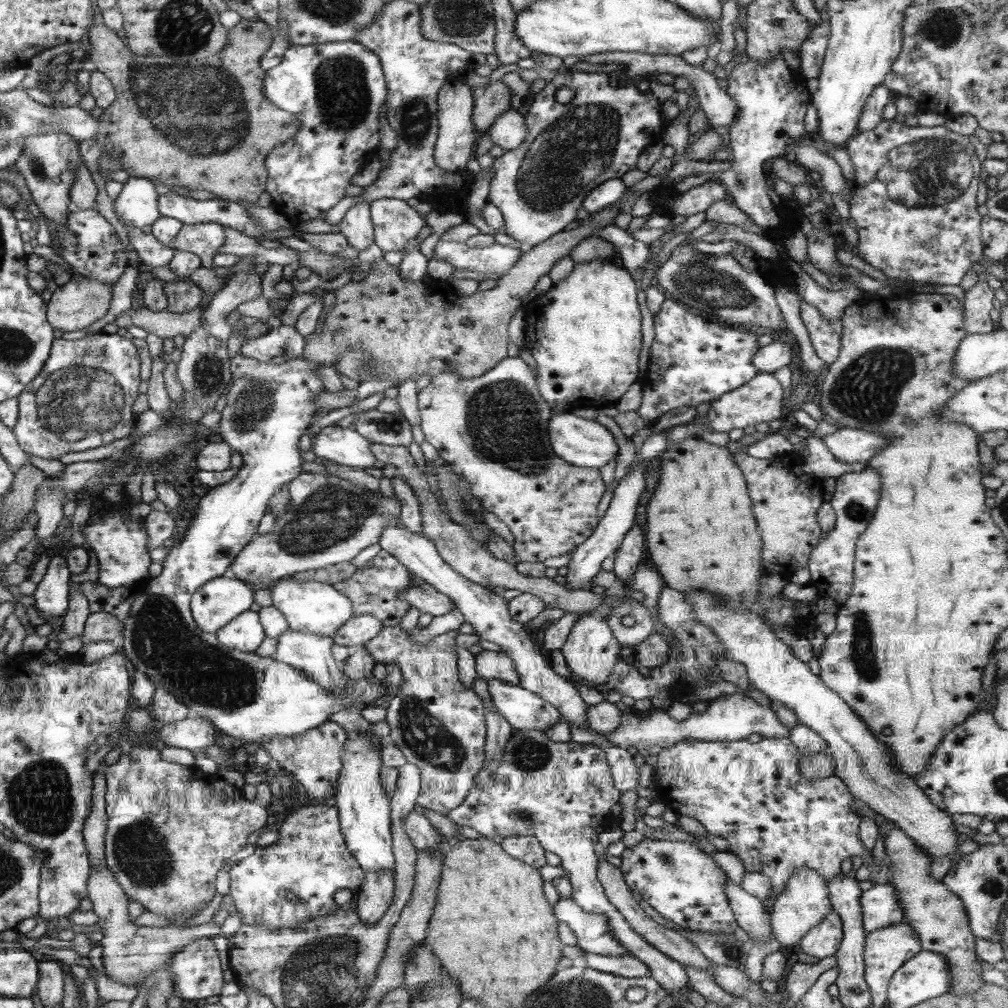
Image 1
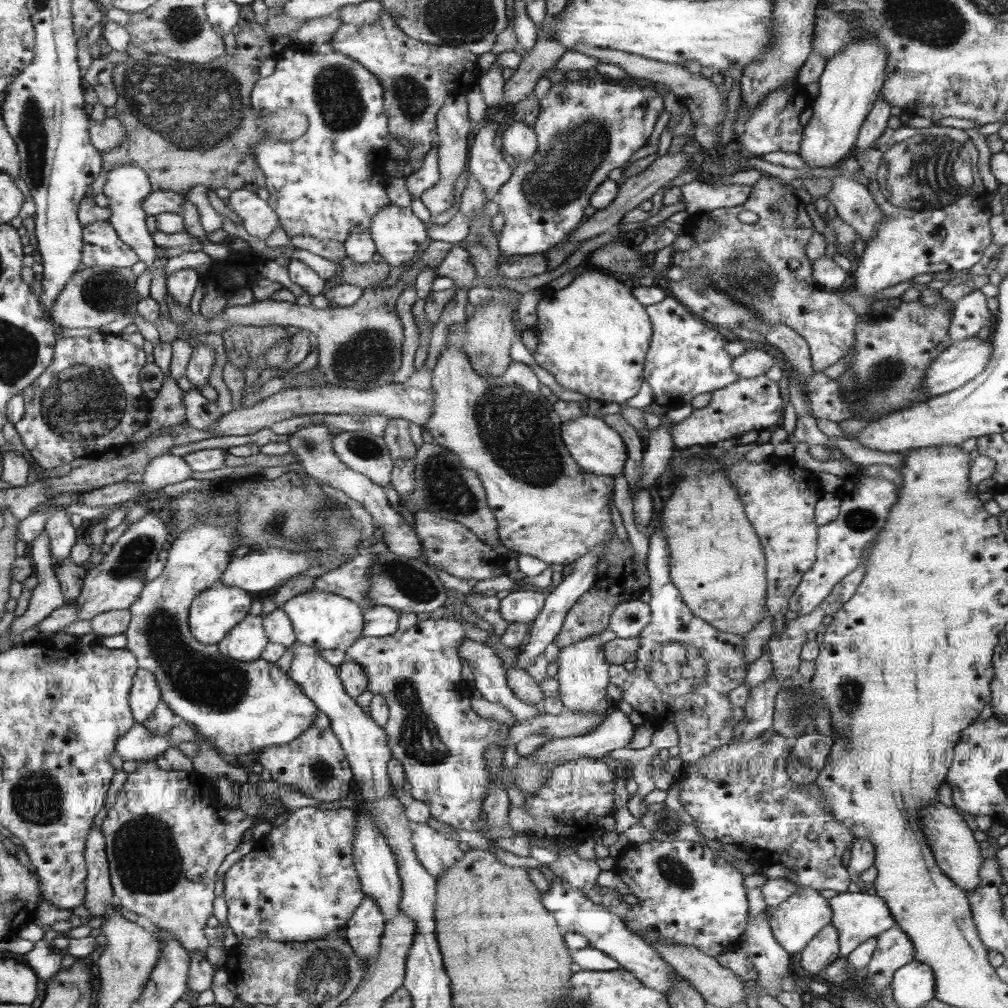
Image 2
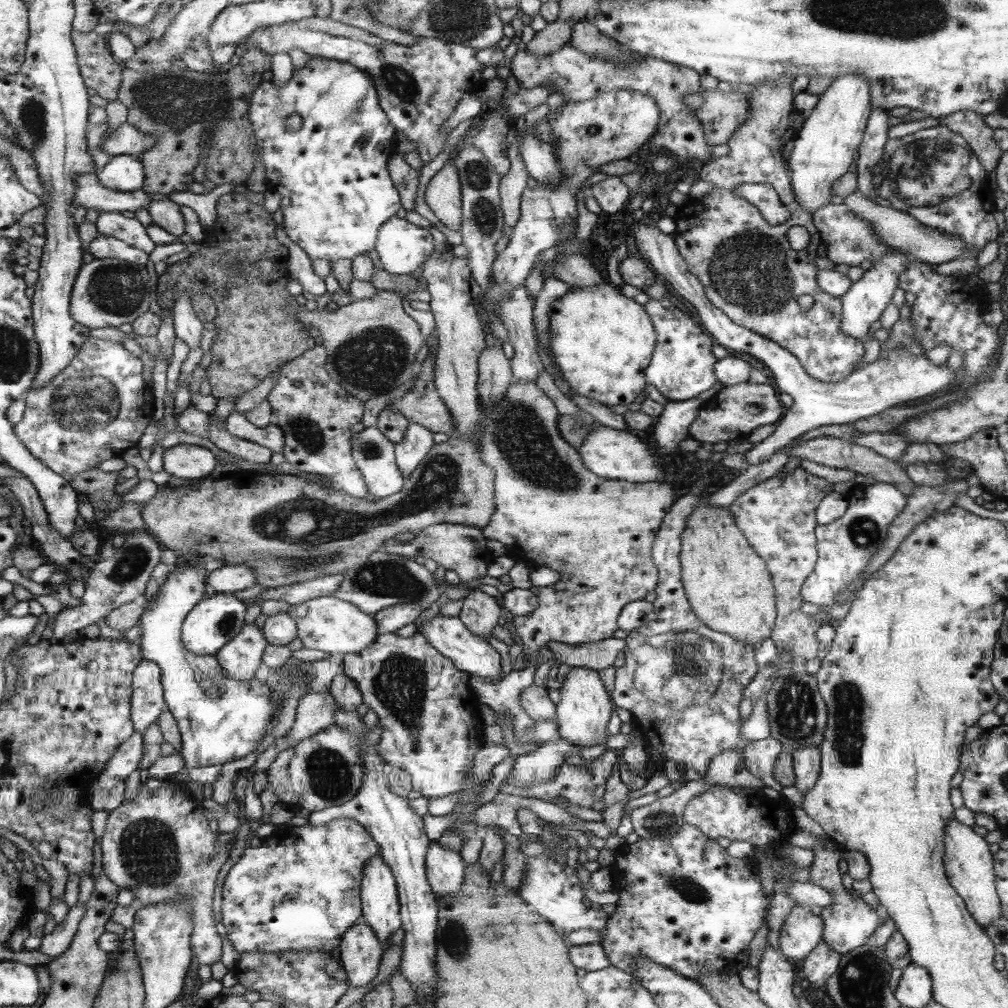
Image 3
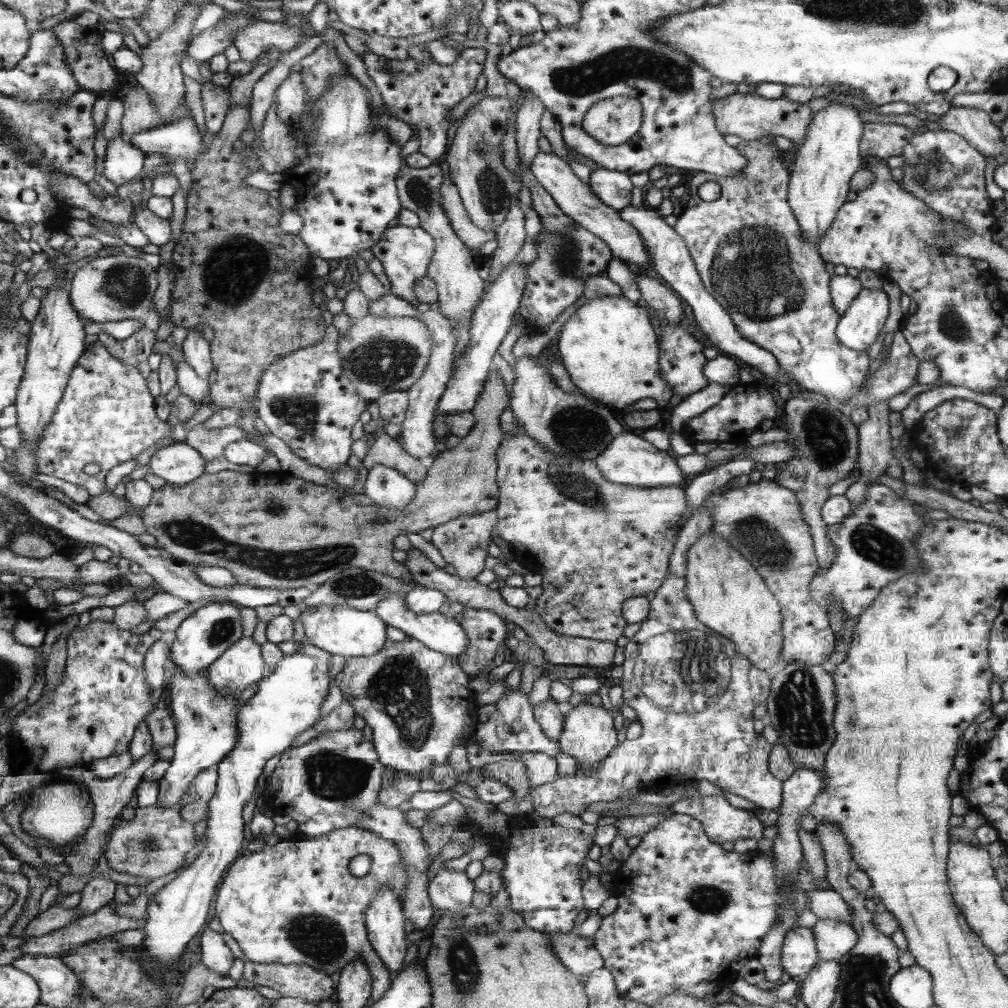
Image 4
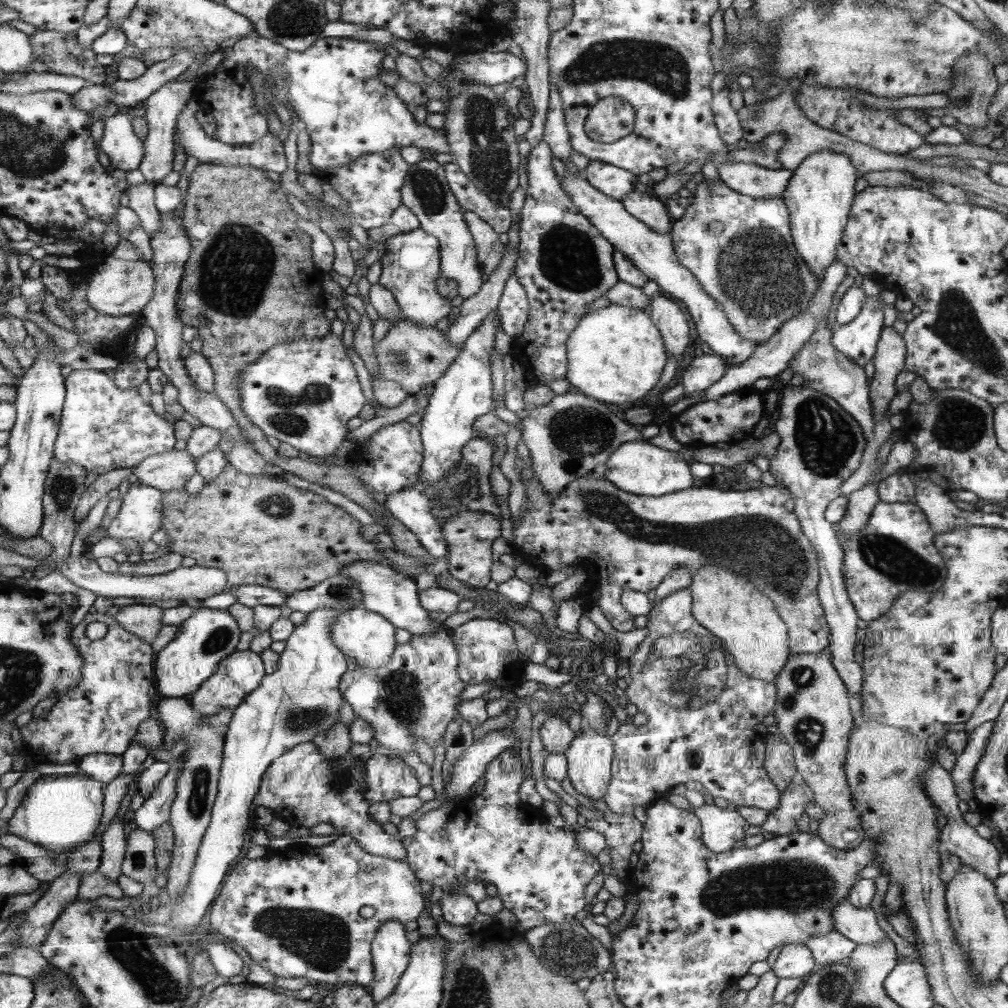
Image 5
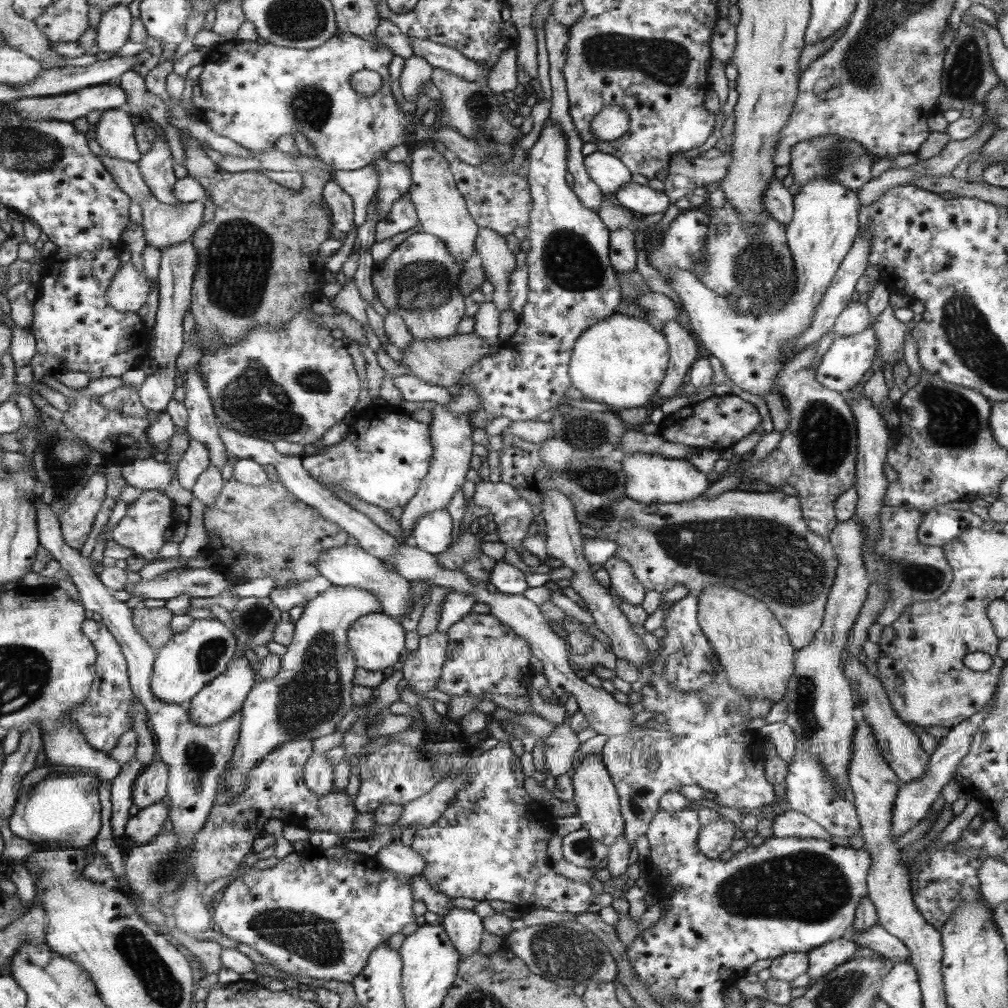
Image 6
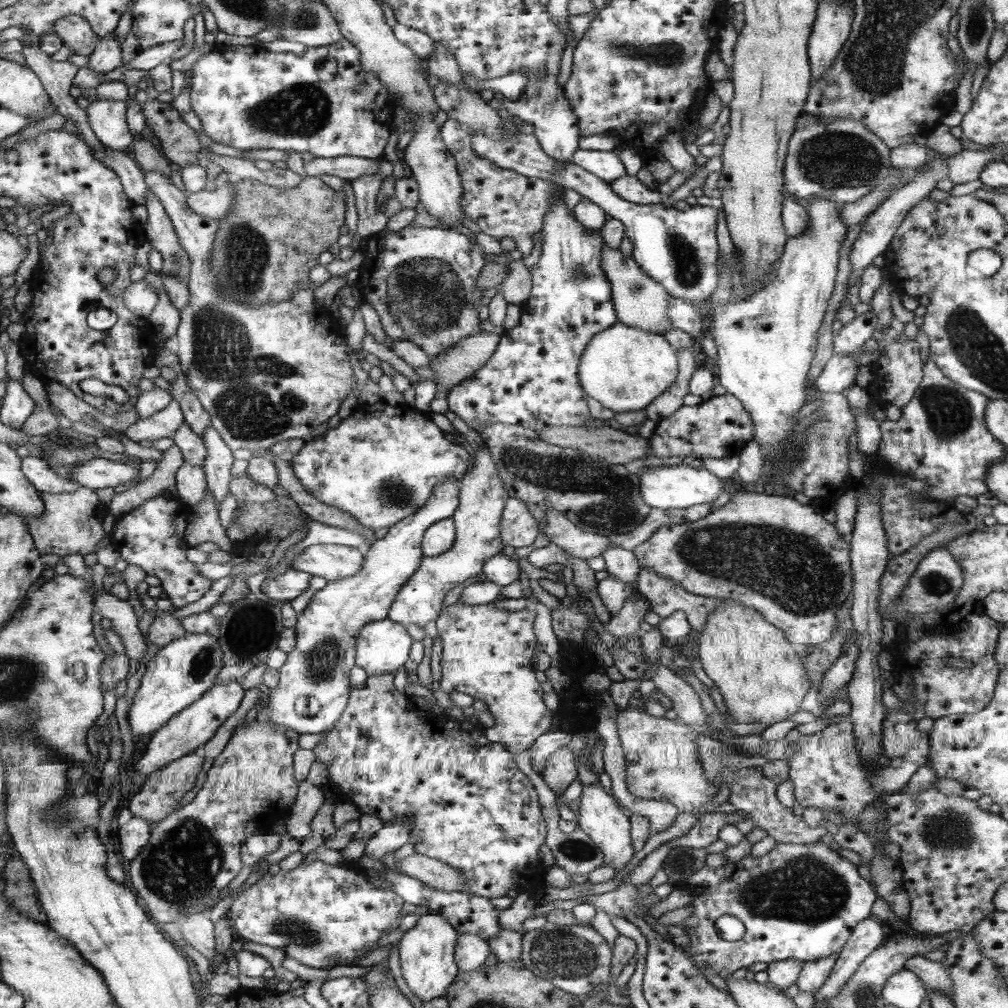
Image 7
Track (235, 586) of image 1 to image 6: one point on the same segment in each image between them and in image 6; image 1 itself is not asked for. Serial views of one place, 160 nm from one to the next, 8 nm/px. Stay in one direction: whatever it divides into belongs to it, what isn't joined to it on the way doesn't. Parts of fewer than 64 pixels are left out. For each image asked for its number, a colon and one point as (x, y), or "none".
2: (215, 612)
3: (214, 621)
4: (202, 638)
5: (208, 636)
6: (189, 662)

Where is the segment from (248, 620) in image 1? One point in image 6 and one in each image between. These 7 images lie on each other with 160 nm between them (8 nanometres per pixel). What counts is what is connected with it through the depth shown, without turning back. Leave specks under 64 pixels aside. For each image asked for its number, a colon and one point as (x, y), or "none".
2: (247, 641)
3: (240, 658)
4: (242, 665)
5: (239, 675)
6: (226, 694)

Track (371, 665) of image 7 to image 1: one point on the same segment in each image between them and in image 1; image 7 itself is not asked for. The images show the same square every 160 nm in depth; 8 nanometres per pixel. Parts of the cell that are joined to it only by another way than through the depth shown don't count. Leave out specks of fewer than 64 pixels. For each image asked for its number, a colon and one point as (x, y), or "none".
1: (309, 606)
2: (324, 620)
3: (328, 623)
4: (349, 632)
5: (368, 639)
6: (377, 641)

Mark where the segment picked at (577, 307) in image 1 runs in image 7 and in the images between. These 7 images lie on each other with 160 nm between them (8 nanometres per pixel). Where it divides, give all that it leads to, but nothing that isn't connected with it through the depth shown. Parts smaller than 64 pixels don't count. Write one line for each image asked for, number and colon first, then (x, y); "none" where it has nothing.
2: (593, 335)
3: (602, 341)
4: (608, 346)
5: (616, 354)
6: (621, 360)
7: (624, 368)

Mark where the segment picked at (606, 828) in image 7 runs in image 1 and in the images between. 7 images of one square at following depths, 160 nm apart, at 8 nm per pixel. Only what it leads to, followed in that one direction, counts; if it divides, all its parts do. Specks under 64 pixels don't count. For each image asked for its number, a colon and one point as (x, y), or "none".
1: (591, 650)
2: (582, 674)
3: (582, 715)
4: (588, 735)
5: (589, 756)
6: (598, 805)

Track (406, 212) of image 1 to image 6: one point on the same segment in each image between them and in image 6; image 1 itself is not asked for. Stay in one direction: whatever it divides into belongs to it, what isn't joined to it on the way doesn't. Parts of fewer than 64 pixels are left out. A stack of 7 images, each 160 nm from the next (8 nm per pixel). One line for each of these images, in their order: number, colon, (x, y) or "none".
2: (397, 232)
3: (403, 247)
4: (405, 252)
5: (411, 268)
6: (419, 280)

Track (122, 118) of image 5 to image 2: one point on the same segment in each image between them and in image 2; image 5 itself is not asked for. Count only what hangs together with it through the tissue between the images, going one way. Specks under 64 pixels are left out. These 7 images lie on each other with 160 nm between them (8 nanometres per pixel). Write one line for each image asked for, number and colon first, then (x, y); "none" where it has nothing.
2: (126, 187)
3: (123, 173)
4: (123, 161)

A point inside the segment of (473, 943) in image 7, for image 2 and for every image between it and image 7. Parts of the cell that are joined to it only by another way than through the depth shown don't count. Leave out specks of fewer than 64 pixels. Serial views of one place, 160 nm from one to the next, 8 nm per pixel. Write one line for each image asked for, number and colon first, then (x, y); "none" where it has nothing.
2: (438, 853)
3: (446, 869)
4: (452, 890)
5: (458, 909)
6: (464, 927)

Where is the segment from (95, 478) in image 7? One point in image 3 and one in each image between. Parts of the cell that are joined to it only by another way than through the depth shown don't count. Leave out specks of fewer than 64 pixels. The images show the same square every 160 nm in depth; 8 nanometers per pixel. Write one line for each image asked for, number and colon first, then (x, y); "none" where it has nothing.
3: (183, 461)
4: (178, 464)
5: (172, 470)
6: (148, 474)

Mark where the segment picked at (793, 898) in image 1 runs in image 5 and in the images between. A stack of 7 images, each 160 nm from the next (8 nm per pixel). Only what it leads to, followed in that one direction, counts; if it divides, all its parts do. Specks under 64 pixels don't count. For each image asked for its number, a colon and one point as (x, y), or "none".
2: (795, 922)
3: (802, 932)
4: (799, 954)
5: (795, 961)

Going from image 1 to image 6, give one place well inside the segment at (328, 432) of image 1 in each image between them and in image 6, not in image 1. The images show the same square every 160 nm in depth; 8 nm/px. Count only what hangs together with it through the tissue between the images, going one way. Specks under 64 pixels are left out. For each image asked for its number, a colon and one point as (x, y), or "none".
2: (366, 453)
3: (375, 455)
4: (386, 487)
5: (411, 507)
6: (432, 532)

